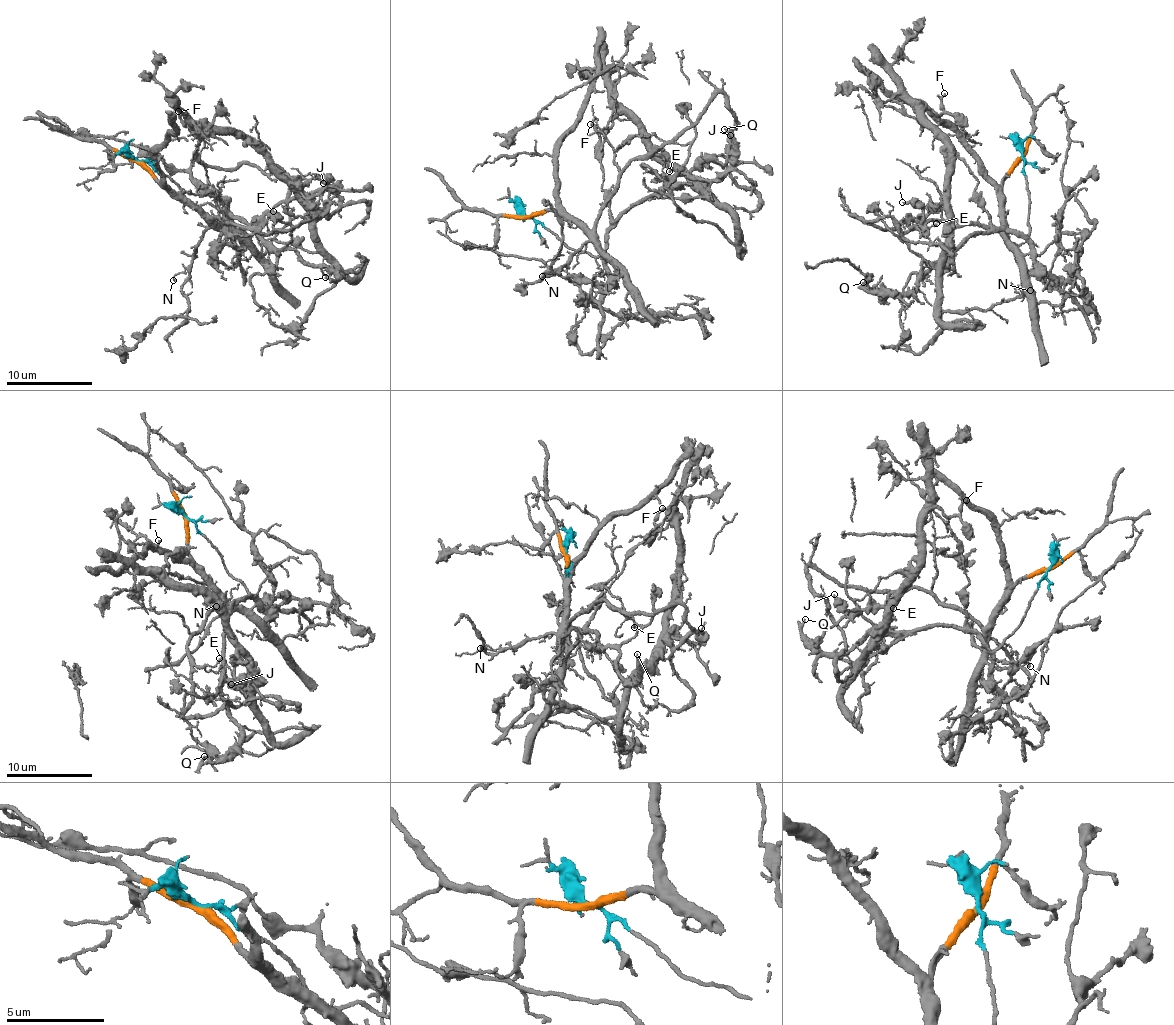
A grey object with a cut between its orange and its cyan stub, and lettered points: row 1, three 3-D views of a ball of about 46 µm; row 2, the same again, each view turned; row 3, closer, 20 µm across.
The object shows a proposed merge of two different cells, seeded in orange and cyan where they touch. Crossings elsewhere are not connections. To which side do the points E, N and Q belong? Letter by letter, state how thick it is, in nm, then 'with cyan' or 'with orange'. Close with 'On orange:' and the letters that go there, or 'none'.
E: 140 nm | with orange
N: 110 nm | with orange
Q: 240 nm | with cyan
On orange: E, N

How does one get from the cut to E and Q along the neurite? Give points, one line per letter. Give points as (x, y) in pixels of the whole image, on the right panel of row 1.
E: (1022, 155), (1003, 180), (998, 206), (1002, 228), (928, 222), (918, 228), (936, 223)
Q: (1022, 155), (1026, 236), (1002, 231), (968, 238), (943, 258), (920, 263), (915, 289), (869, 292), (862, 282)

